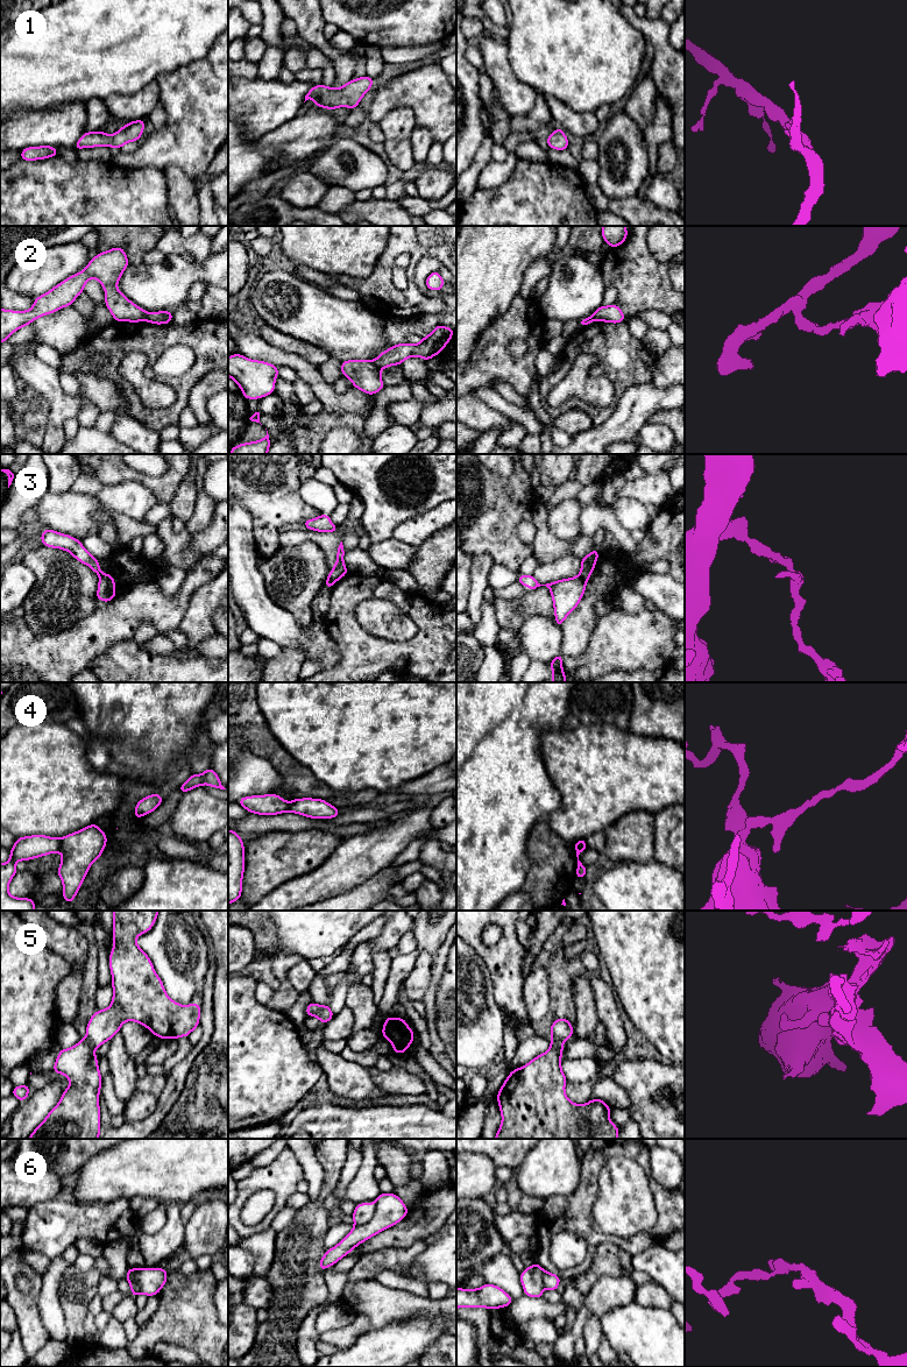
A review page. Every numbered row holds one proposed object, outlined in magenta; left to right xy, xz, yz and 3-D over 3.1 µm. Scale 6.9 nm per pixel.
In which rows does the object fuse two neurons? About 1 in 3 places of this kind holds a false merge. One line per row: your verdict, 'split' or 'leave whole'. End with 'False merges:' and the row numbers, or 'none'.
1: leave whole
2: split
3: split
4: split
5: split
6: split
False merges: 2, 3, 4, 5, 6

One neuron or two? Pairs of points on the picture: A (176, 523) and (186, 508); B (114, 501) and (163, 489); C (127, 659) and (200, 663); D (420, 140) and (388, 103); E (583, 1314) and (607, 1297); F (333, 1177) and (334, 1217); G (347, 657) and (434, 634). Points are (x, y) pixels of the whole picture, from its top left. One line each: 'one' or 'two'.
A: two
B: two
C: one
D: two
E: one
F: two
G: one

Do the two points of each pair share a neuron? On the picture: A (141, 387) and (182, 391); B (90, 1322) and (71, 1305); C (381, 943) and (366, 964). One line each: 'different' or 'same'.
A: different
B: different
C: different

